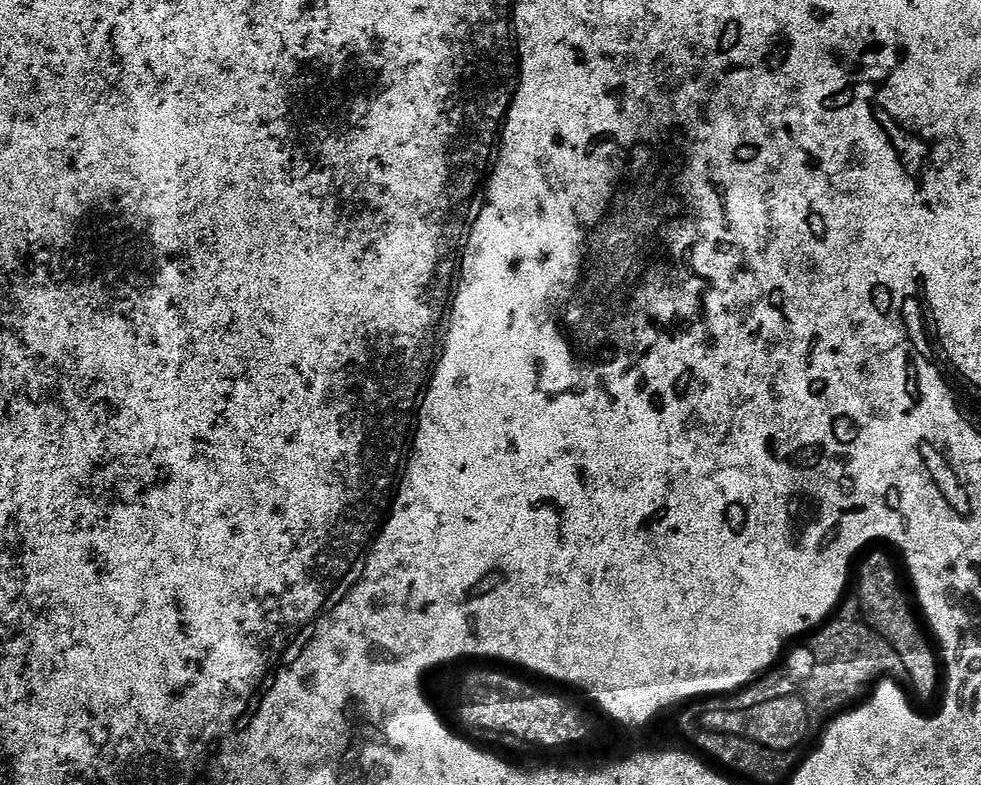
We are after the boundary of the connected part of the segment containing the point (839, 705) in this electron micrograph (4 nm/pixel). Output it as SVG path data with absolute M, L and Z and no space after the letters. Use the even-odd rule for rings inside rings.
M833 615L815 633L814 640L824 640L824 644L811 645L816 651L816 660L806 661L808 673L802 699L815 715L817 712L827 718L835 717L851 709L877 682L904 676L902 658L898 658L894 646L877 634L863 615L856 620L852 620L852 616L838 620Z

